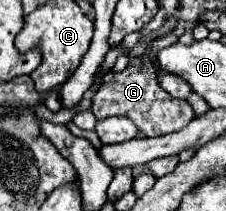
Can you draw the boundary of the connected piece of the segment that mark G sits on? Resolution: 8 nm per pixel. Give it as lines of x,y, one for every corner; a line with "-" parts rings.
147,54
133,58
123,72
107,72
101,88
93,96
93,114
97,120
105,120
109,116
127,116
141,132
145,132
147,138
177,132
179,128
187,126
191,118
195,118
195,112
191,112
193,108
187,100
175,100
159,86
157,66

